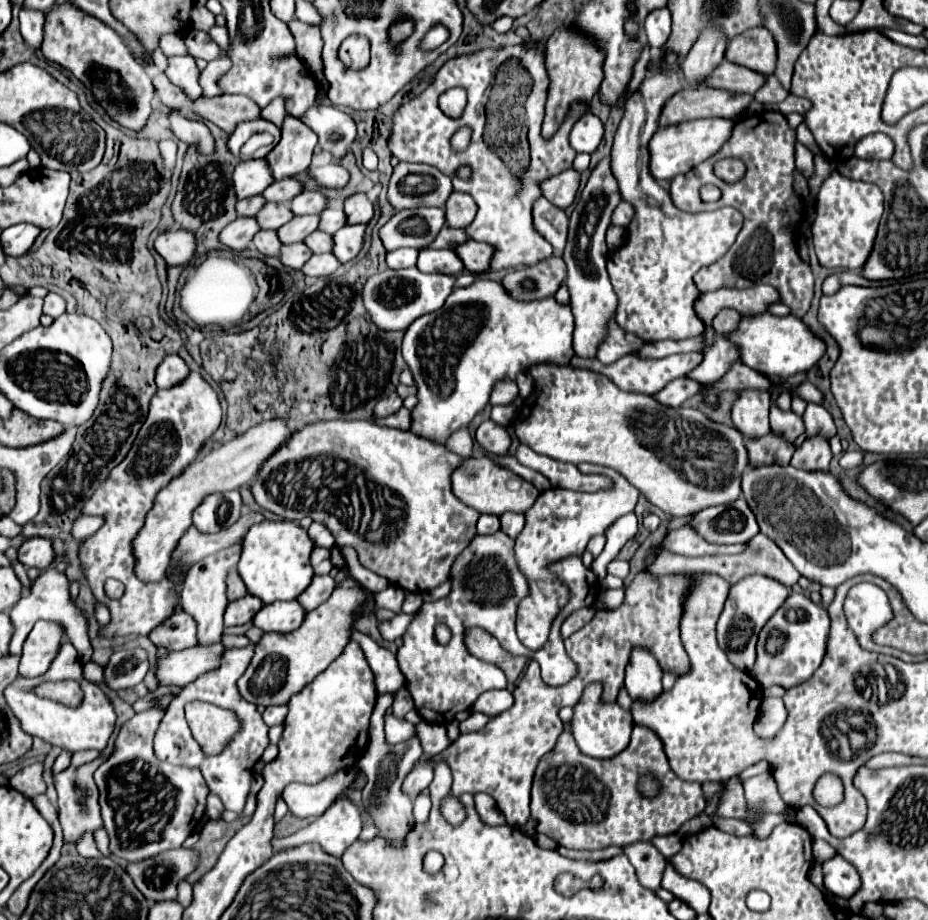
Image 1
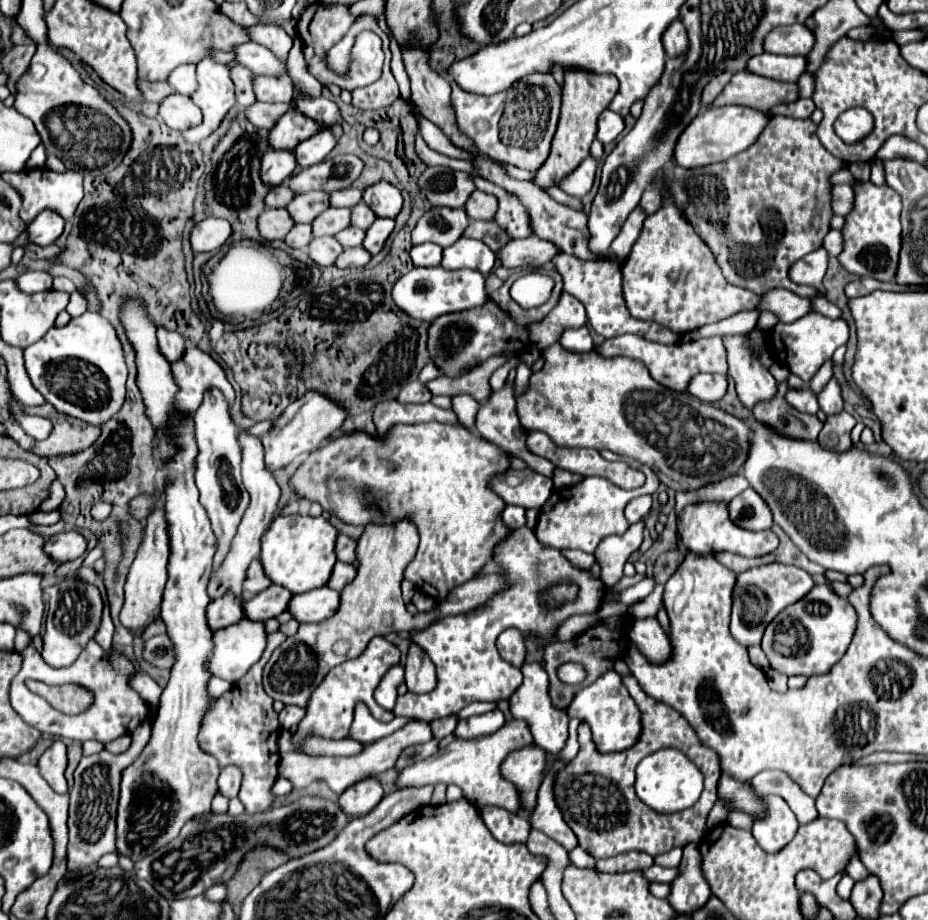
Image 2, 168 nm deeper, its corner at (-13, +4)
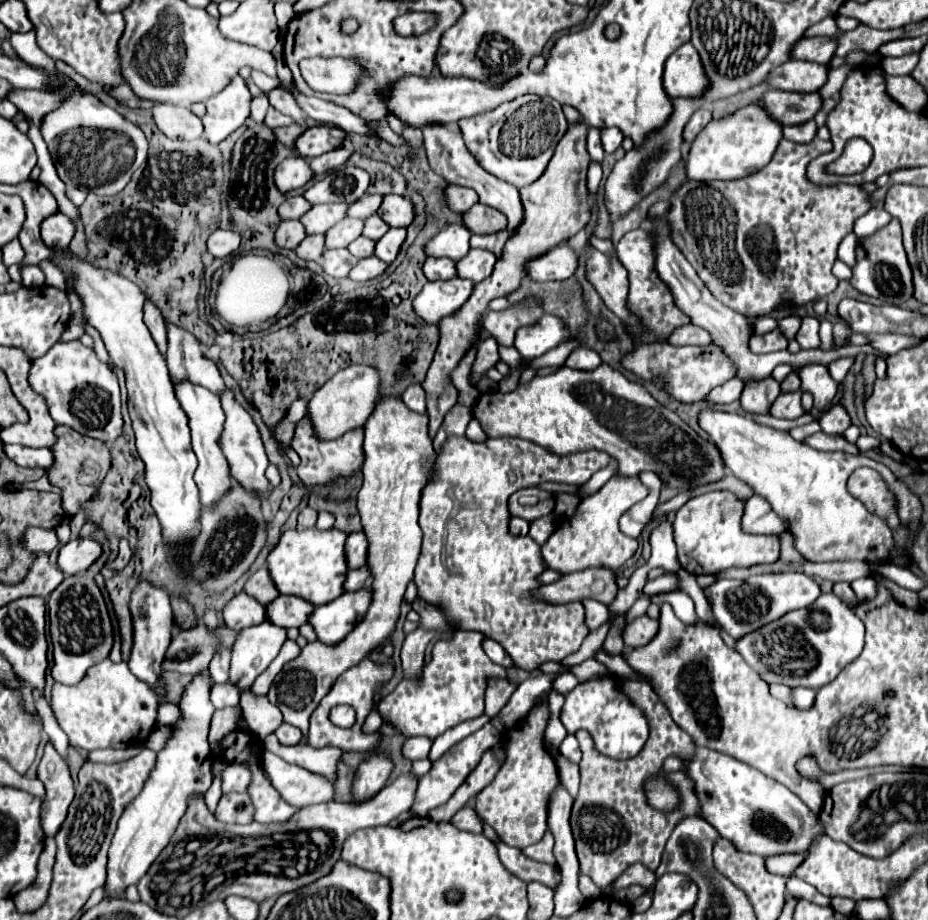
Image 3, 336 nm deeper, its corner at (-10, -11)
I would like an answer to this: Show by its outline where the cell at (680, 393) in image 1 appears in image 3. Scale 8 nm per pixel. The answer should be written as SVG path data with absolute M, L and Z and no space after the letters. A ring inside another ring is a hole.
M732 378L732 380L728 380L726 384L716 386L716 388L706 396L706 400L708 400L708 402L714 402L714 404L730 404L730 402L734 402L734 400L740 398L742 388L744 388L744 384L742 384L738 378Z

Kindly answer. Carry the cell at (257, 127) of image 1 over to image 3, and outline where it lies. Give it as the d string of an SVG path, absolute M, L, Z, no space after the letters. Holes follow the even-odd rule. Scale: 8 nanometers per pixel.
M322 124L312 126L312 128L306 128L306 132L302 132L300 138L294 140L292 150L298 156L314 158L314 156L330 152L334 148L340 148L344 136L346 136L346 132L340 128L330 128L330 126L322 126Z

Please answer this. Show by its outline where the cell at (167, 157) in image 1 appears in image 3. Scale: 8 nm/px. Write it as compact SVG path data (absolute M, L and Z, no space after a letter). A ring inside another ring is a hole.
M236 76L228 88L206 100L206 114L202 116L204 136L212 144L220 144L228 134L244 124L250 112L250 92L246 82Z

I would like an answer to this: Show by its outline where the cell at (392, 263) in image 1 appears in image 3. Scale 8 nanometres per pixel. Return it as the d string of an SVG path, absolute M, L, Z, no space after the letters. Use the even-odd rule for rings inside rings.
M426 258L422 272L428 280L450 280L456 276L454 262L446 258Z

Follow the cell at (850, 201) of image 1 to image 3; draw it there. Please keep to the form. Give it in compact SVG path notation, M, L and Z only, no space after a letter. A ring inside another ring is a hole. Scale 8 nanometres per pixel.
M892 218L884 228L876 230L874 234L866 238L858 238L856 264L852 268L850 284L866 296L874 296L882 302L896 304L896 306L912 298L912 272L910 272L910 264L908 264L908 258L902 246L900 222Z

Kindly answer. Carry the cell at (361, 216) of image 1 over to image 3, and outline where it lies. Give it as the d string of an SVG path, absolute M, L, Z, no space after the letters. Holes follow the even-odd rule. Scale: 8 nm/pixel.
M388 194L388 196L384 196L384 200L378 208L378 216L384 218L384 222L392 228L406 228L406 226L410 226L412 218L414 218L412 202L402 196Z

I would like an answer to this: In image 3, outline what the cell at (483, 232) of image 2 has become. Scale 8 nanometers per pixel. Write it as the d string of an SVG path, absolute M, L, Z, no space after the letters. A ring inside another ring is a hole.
M500 230L500 232L494 232L494 234L472 234L470 238L470 246L472 248L484 248L484 250L490 250L494 256L502 256L502 248L508 240L508 232L506 230Z

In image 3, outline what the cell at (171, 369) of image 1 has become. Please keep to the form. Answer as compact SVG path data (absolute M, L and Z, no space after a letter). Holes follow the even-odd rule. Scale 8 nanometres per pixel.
M148 300L144 304L144 322L146 322L152 338L156 340L156 346L160 348L160 352L166 352L166 348L168 348L168 344L166 344L168 342L168 338L166 338L166 322L164 322L160 310Z

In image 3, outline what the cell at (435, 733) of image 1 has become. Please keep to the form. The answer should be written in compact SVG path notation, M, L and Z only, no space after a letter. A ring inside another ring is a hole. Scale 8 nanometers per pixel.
M426 736L406 738L406 742L402 744L402 754L404 754L404 758L408 758L410 762L422 760L422 758L428 758L430 746L432 746L432 740L426 738Z

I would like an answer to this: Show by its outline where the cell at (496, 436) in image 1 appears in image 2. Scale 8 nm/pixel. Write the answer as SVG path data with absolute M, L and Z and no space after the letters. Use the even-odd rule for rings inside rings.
M503 385L503 389L491 393L491 397L479 407L477 411L477 417L475 417L475 431L485 437L487 441L493 441L495 445L499 445L501 449L505 449L507 453L523 459L533 471L545 475L545 477L553 477L553 471L557 469L551 461L543 459L543 457L537 457L537 455L531 455L525 447L525 431L523 427L519 425L519 419L517 419L517 413L515 413L515 385Z

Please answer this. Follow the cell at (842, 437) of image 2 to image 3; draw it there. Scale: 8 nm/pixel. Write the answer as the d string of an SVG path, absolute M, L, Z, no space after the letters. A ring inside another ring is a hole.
M836 404L828 412L824 412L818 422L822 426L822 432L826 432L830 436L842 436L846 432L846 428L850 426L850 416L846 414L846 410L840 404Z

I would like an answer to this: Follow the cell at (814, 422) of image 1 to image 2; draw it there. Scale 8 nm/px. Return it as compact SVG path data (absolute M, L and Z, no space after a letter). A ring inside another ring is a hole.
M833 377L833 379L821 389L821 393L819 393L817 397L819 397L819 407L823 409L825 415L831 415L831 413L839 413L839 411L843 411L841 387L839 387L839 383L837 383L835 377Z

